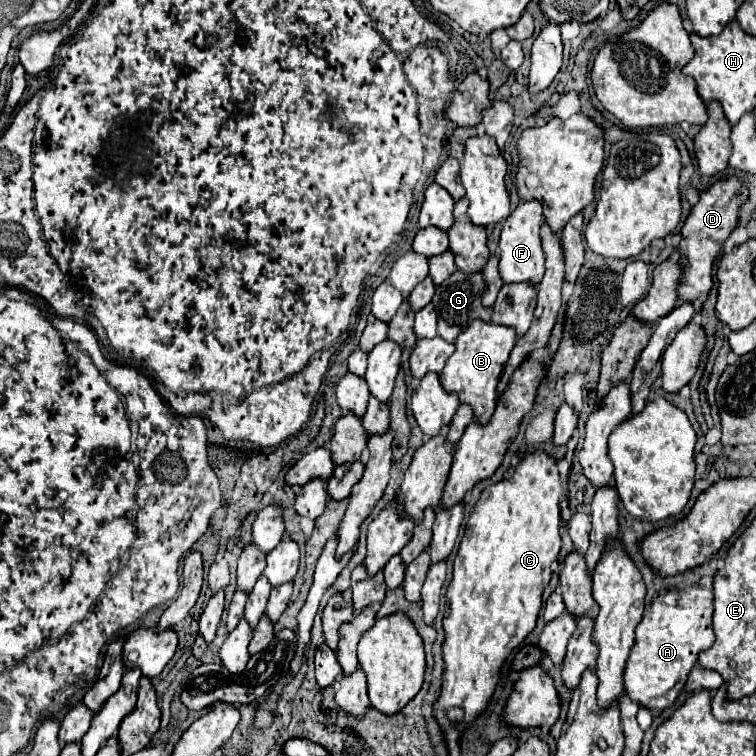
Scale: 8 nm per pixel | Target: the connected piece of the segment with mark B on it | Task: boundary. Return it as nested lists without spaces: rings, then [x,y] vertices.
[[[474,320],[458,338],[456,338],[456,352],[450,356],[450,362],[446,362],[446,368],[440,374],[442,386],[448,392],[458,392],[460,404],[458,412],[454,414],[452,422],[450,422],[450,432],[448,432],[448,440],[450,442],[458,442],[464,434],[464,428],[476,418],[480,424],[486,424],[490,420],[490,416],[496,410],[496,388],[502,376],[502,370],[508,362],[508,356],[516,344],[518,336],[516,330],[510,326],[500,326],[500,324],[492,324],[492,322],[484,322],[484,320]]]

